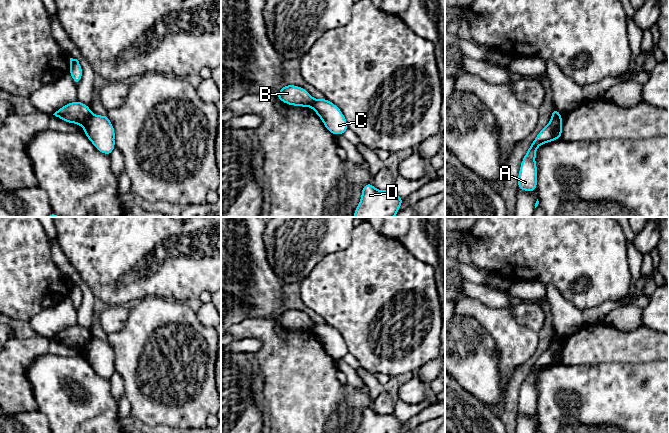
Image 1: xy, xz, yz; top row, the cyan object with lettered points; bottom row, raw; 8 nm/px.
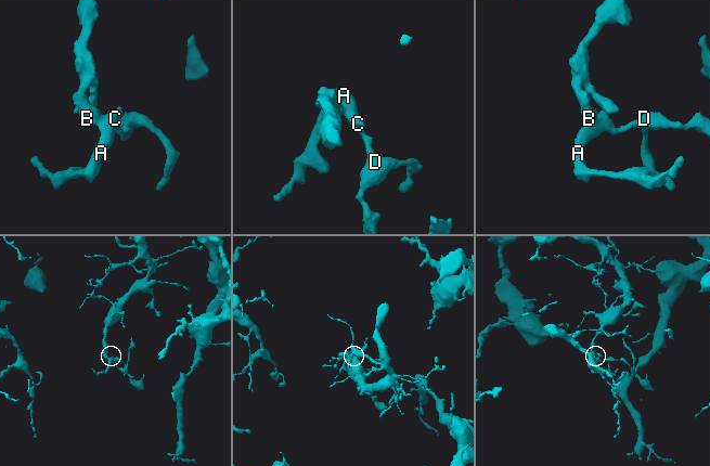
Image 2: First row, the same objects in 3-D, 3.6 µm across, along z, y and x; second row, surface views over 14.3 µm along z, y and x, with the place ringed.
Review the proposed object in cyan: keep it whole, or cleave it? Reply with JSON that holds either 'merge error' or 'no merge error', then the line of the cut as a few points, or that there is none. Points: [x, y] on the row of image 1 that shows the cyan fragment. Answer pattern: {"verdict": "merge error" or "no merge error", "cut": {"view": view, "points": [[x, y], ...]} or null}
{"verdict": "merge error", "cut": {"view": "xy", "points": [[92, 114], [82, 125]]}}

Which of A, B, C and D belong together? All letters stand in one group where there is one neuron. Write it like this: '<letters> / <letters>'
A C D / B

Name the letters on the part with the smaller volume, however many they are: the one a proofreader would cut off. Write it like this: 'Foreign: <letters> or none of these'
Foreign: A, C, D

